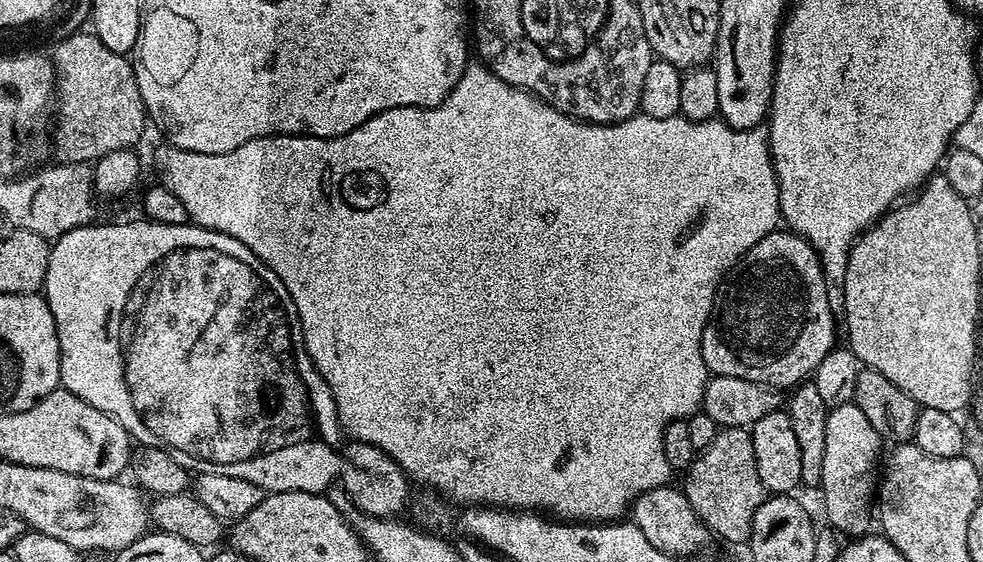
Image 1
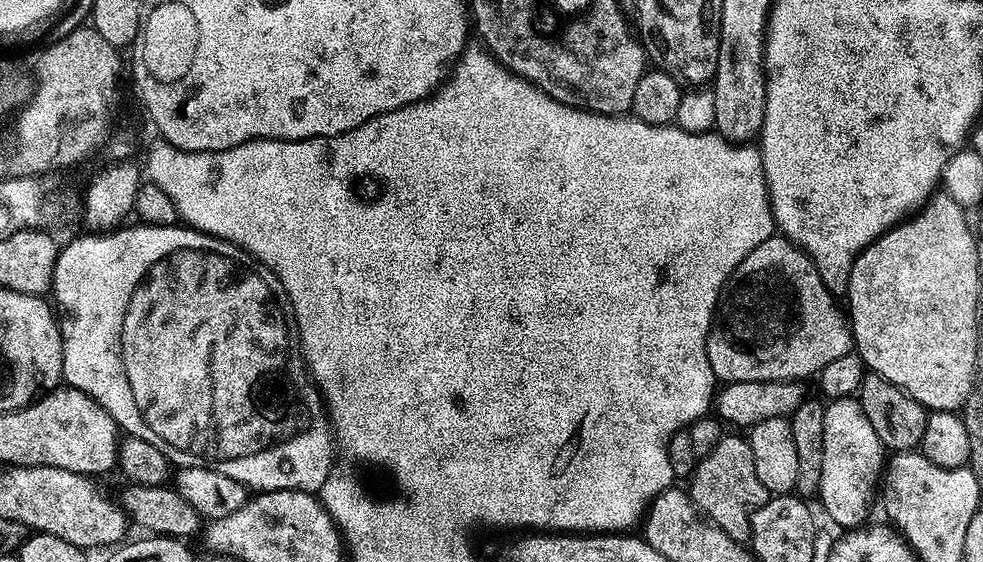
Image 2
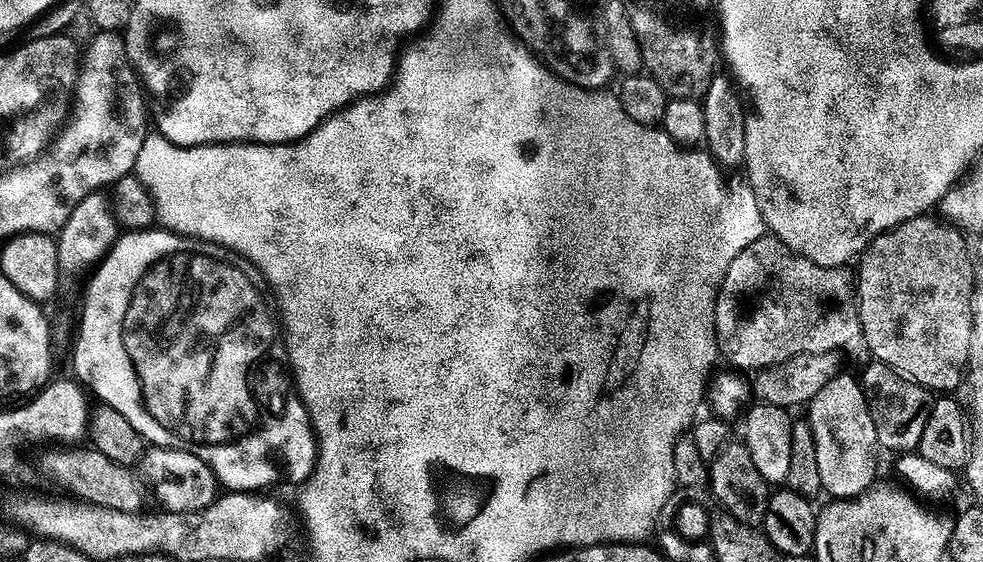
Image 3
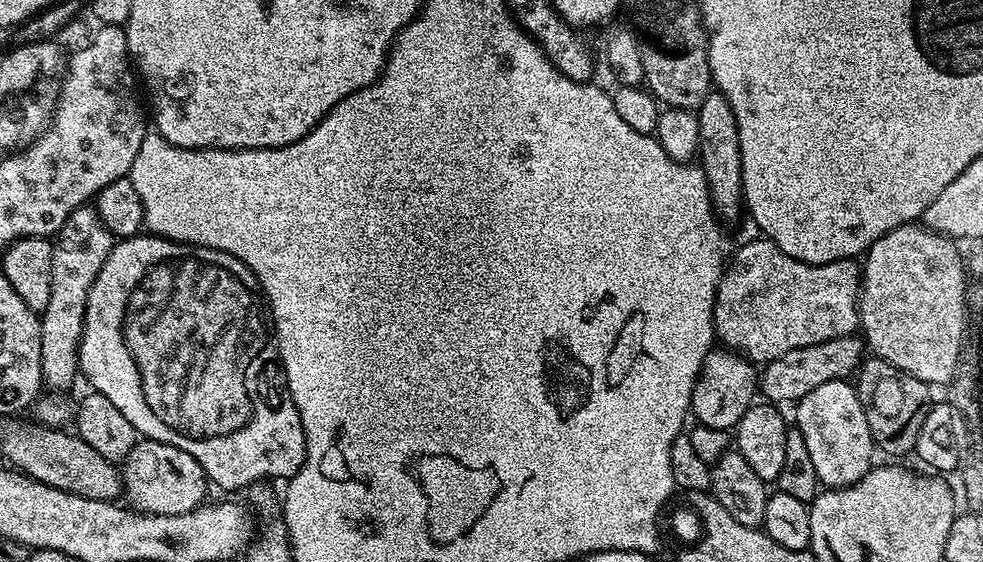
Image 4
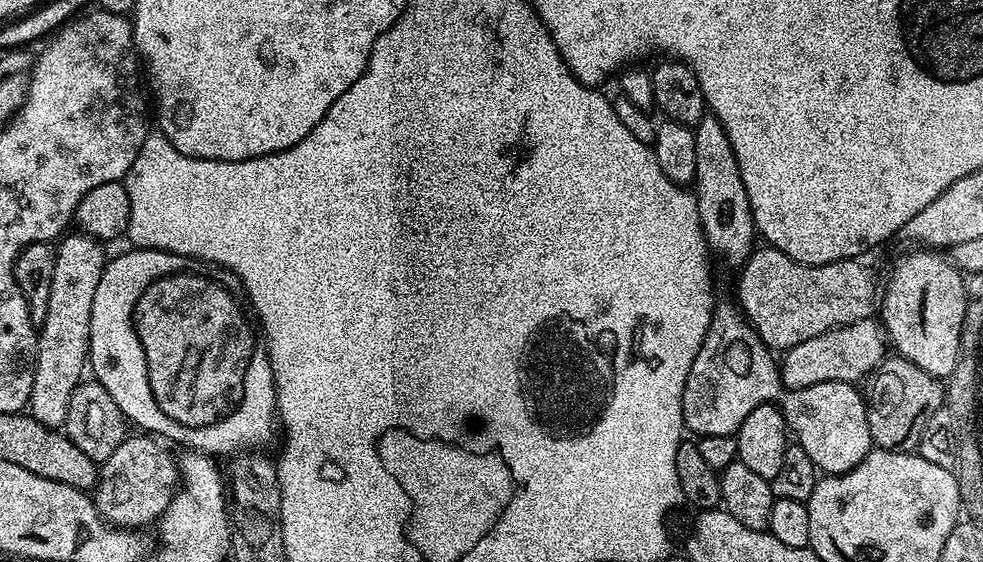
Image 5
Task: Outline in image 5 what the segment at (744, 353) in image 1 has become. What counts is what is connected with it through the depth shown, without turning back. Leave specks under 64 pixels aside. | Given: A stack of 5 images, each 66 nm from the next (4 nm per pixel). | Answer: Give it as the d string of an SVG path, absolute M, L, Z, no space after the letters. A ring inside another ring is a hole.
M757 247L739 269L734 300L769 350L787 350L798 346L798 342L806 342L806 338L818 338L818 334L831 328L841 328L850 322L877 315L882 292L878 284L876 288L875 274L866 265L860 264L864 262L859 259L839 260L833 264L803 264L782 254L782 250L763 247Z

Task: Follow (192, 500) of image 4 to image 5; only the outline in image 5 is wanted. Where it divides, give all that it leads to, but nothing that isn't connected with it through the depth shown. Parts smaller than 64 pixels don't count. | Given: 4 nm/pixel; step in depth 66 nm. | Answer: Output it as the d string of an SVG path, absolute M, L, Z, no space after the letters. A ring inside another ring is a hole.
M128 434L110 458L99 465L96 509L109 524L118 528L143 529L143 524L159 521L178 491L178 460L152 434Z

